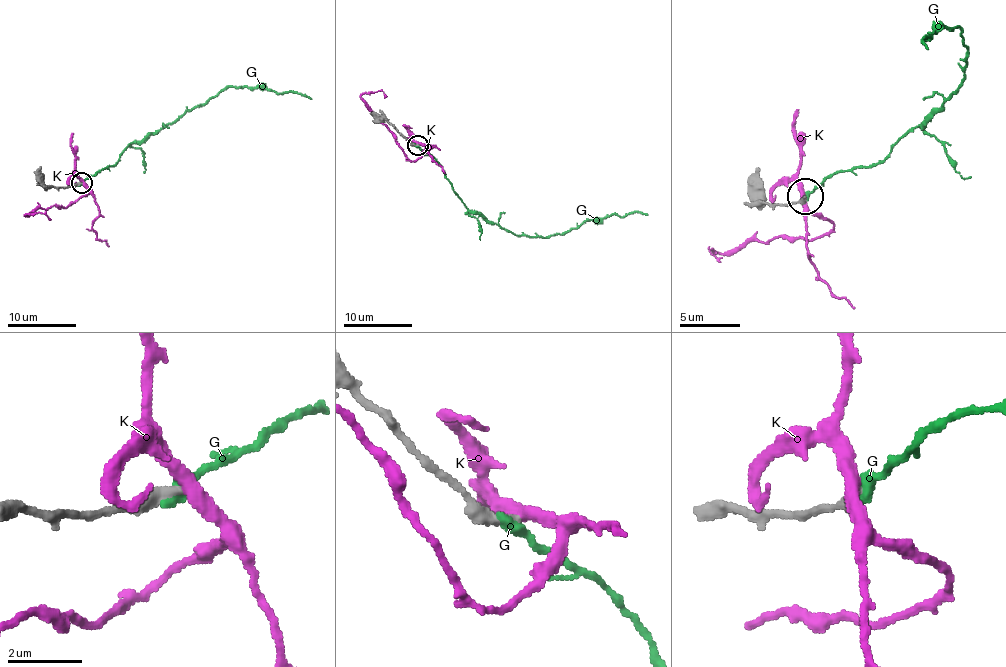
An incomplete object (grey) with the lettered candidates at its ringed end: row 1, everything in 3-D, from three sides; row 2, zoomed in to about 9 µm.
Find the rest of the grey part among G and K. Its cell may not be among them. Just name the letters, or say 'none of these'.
none of these

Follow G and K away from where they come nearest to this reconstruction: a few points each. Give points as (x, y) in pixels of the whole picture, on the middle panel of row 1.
G: (415, 144), (438, 163), (468, 209), (516, 235), (562, 235), (612, 214), (648, 214)
K: (417, 144), (424, 151), (412, 162), (397, 138), (361, 97), (380, 91), (385, 98)

